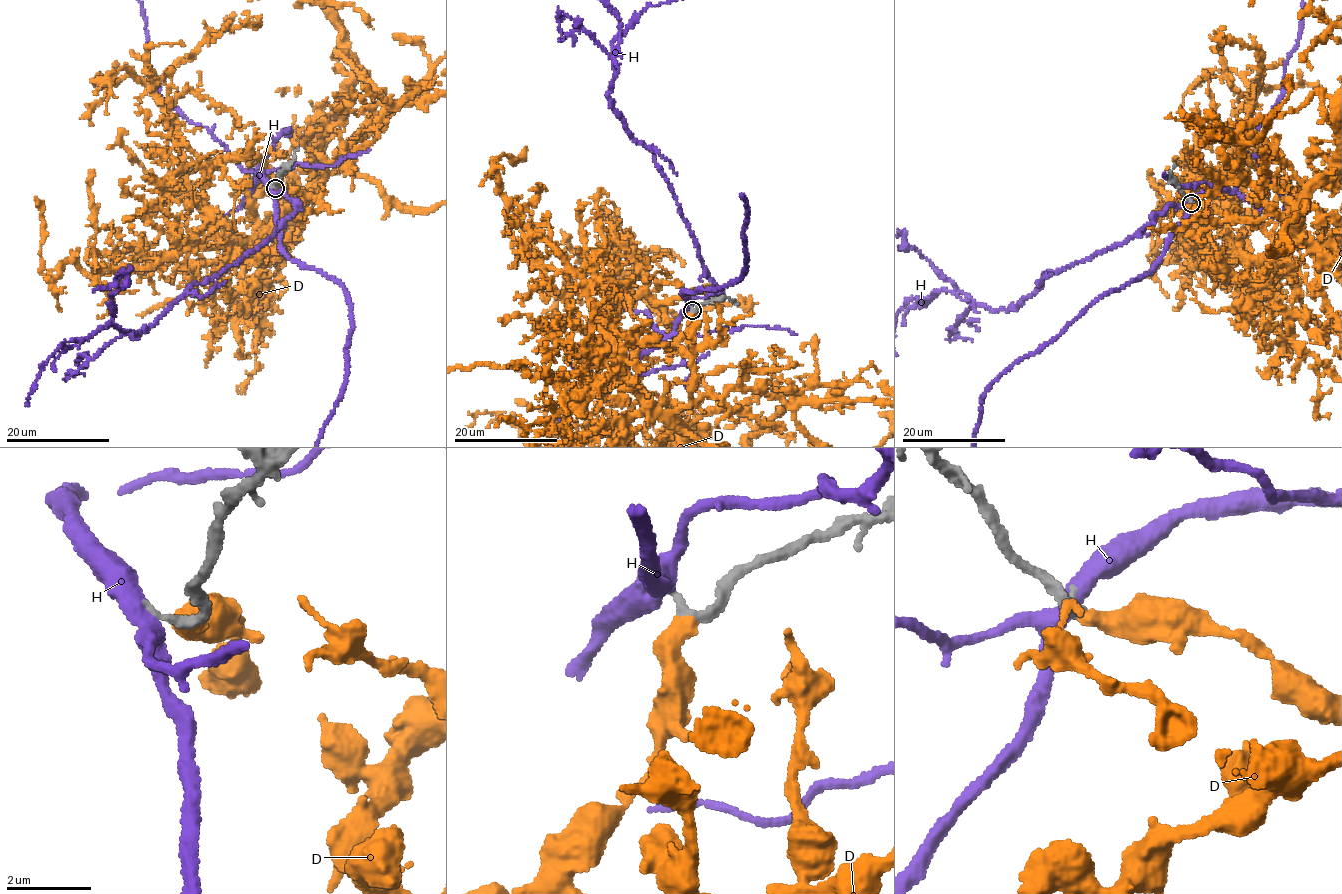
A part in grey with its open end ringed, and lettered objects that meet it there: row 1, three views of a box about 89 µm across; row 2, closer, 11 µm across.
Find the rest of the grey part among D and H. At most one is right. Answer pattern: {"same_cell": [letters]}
{"same_cell": ["D"]}

